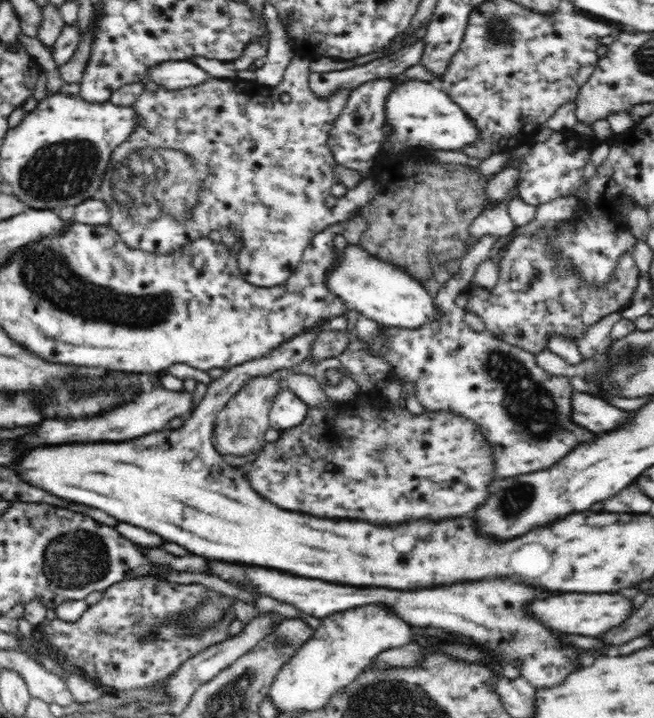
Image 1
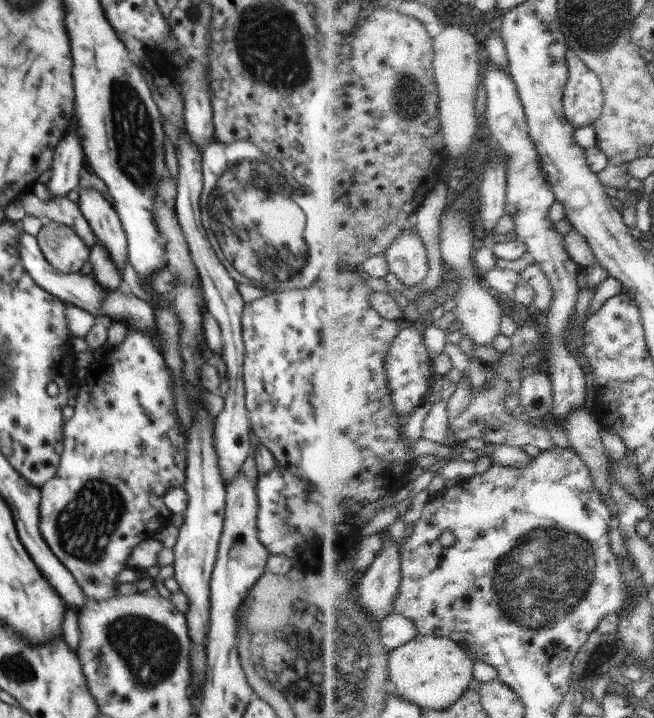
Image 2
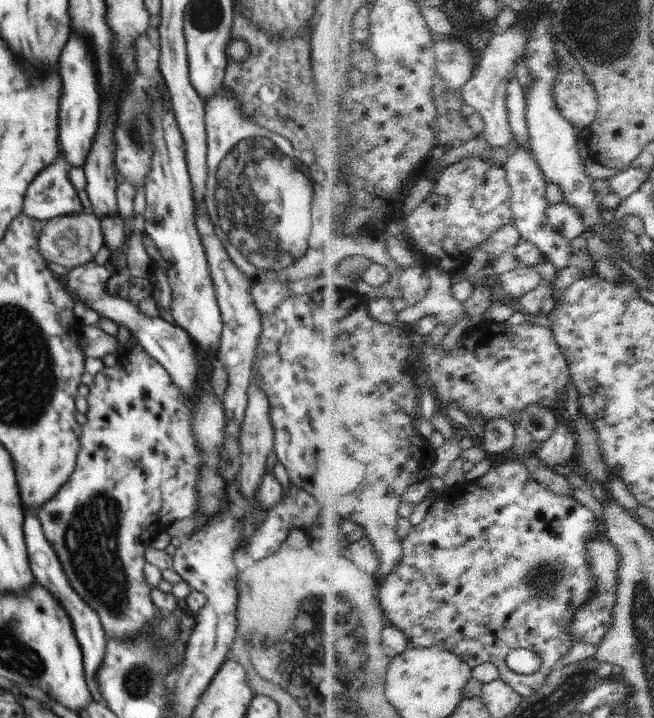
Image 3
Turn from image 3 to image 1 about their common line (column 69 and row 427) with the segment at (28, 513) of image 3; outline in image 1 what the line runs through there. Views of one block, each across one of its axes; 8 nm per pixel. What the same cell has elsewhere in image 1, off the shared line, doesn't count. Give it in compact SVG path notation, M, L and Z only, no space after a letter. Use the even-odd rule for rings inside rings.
M574 392L571 398L572 423L603 435L623 425L633 412L618 409L601 397L590 393Z

